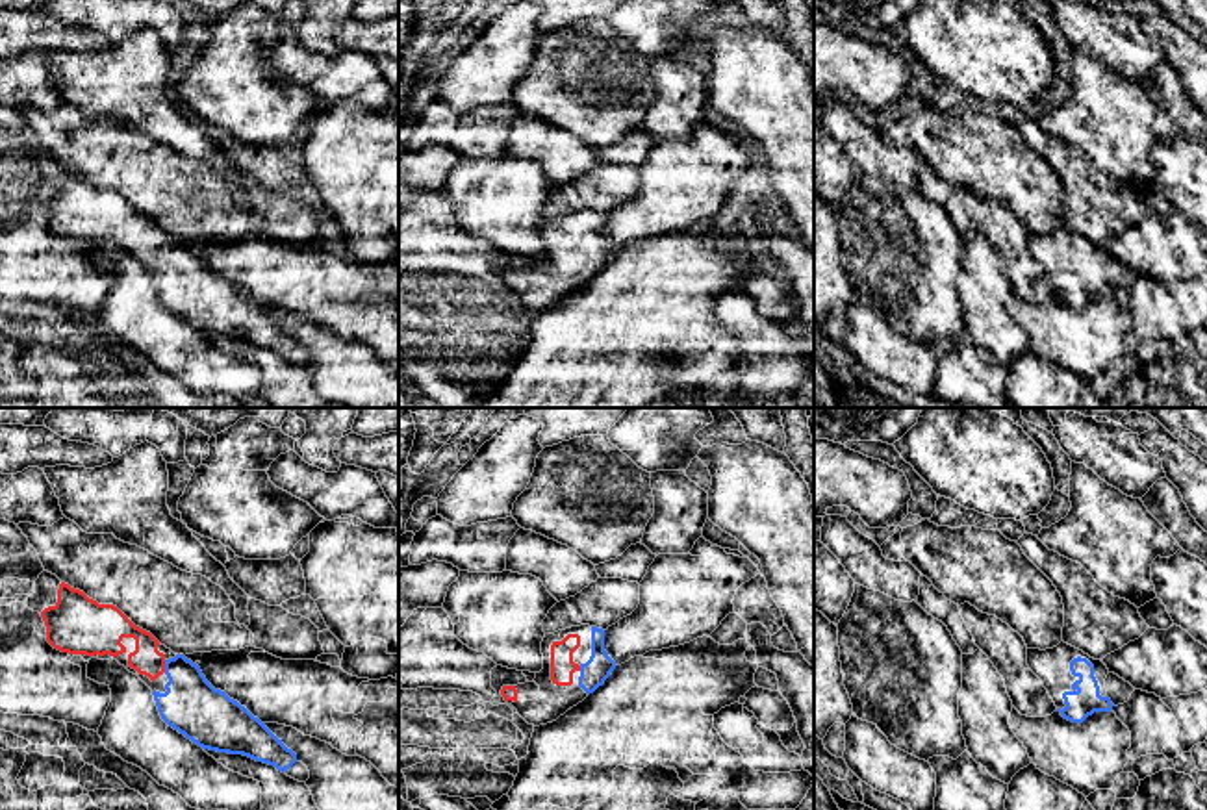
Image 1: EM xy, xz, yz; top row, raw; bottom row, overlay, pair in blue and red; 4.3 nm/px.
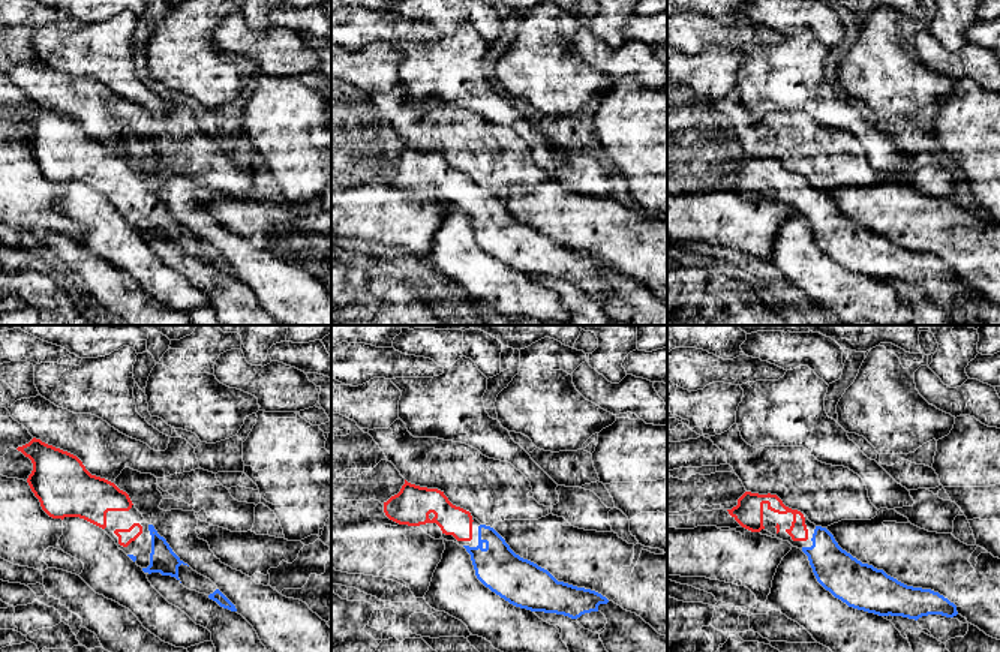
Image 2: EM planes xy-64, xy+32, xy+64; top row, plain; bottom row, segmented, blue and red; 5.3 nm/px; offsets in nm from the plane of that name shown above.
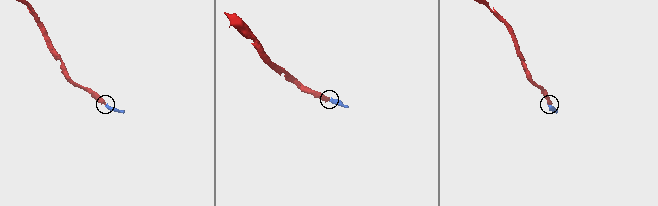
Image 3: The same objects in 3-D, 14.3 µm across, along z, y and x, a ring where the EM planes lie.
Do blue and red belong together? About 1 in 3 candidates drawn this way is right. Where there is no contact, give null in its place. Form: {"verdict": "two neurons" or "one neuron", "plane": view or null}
{"verdict": "one neuron", "plane": "xy"}

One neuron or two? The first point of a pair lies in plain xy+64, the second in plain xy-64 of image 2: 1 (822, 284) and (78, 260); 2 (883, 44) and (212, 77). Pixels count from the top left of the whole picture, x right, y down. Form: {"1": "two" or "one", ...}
{"1": "two", "2": "one"}

